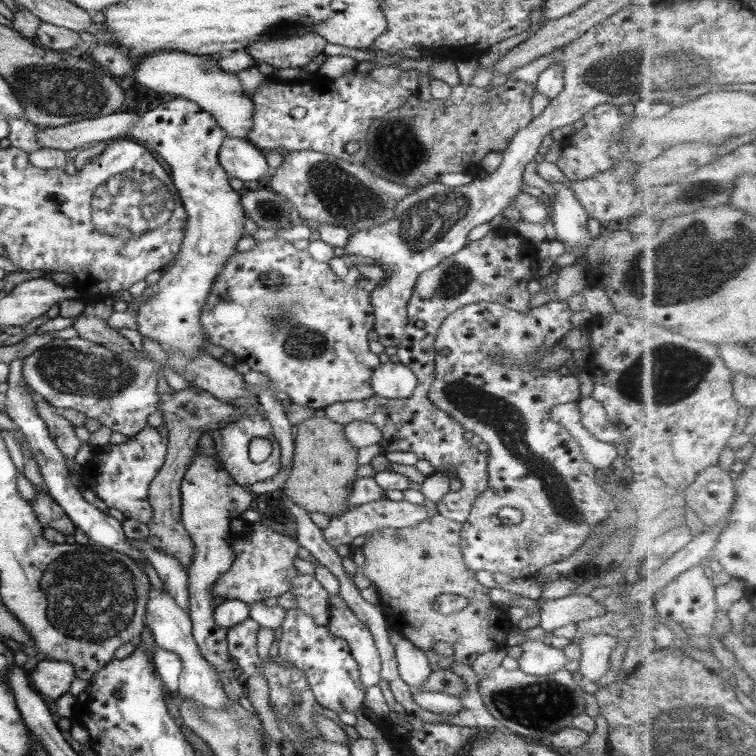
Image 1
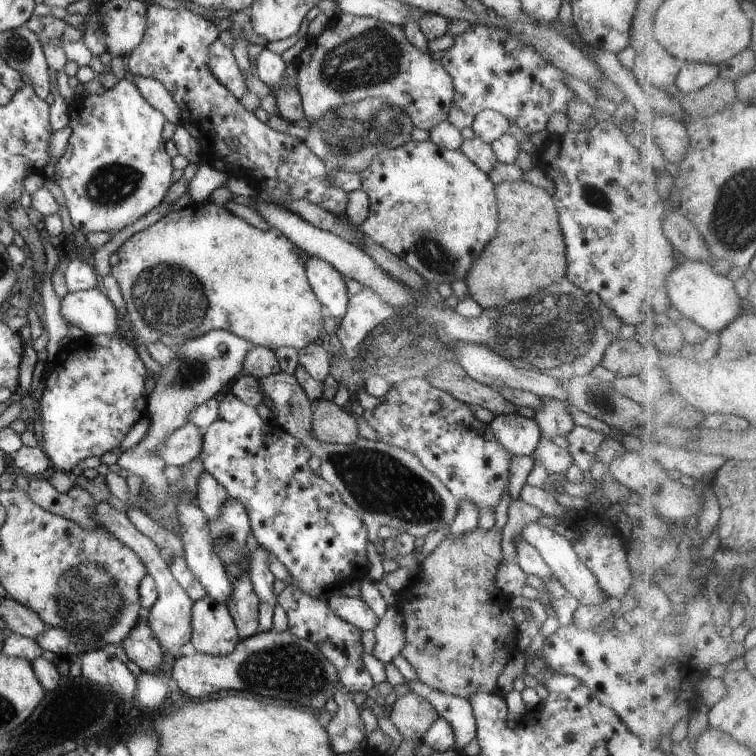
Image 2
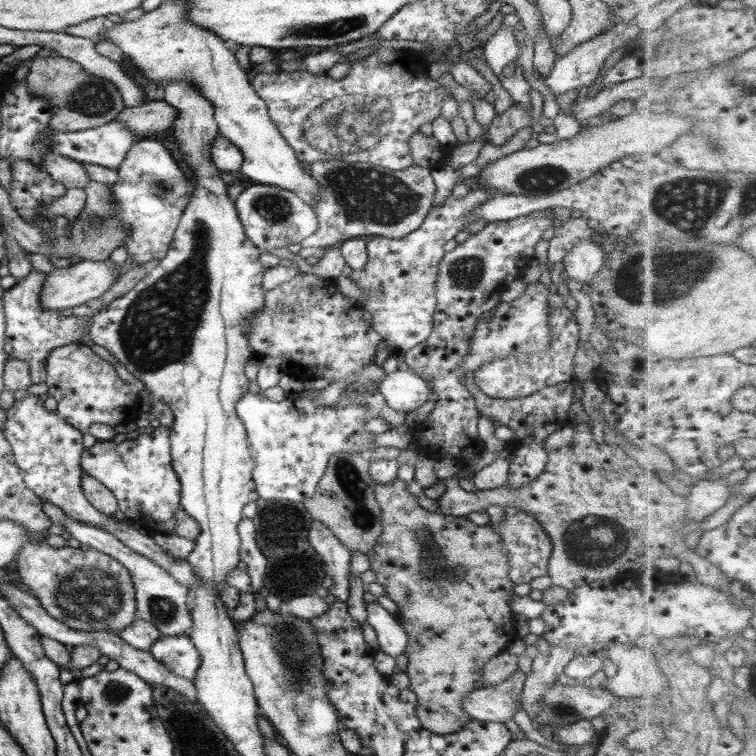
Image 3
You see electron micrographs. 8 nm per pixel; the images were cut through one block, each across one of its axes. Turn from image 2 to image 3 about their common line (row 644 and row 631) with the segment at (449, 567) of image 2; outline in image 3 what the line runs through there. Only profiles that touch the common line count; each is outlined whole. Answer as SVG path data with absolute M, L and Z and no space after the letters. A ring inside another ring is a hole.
M396 477L390 484L377 484L374 487L375 499L381 508L381 523L383 524L383 540L377 542L374 549L369 550L366 556L369 558L371 570L376 575L376 582L380 583L390 597L399 606L399 621L407 634L407 647L405 655L408 656L407 669L404 671L411 680L409 689L417 696L416 714L421 725L426 730L431 730L434 734L446 735L453 734L471 721L471 716L463 709L462 699L473 690L483 686L484 665L497 654L505 652L505 648L516 638L519 632L516 630L514 612L510 608L509 600L513 595L513 582L509 580L509 562L507 554L500 546L500 533L497 533L490 524L480 526L475 525L465 517L445 515L442 513L431 512L424 509L412 493L406 489L407 485ZM458 566L463 566L463 575L451 579L451 572Z

